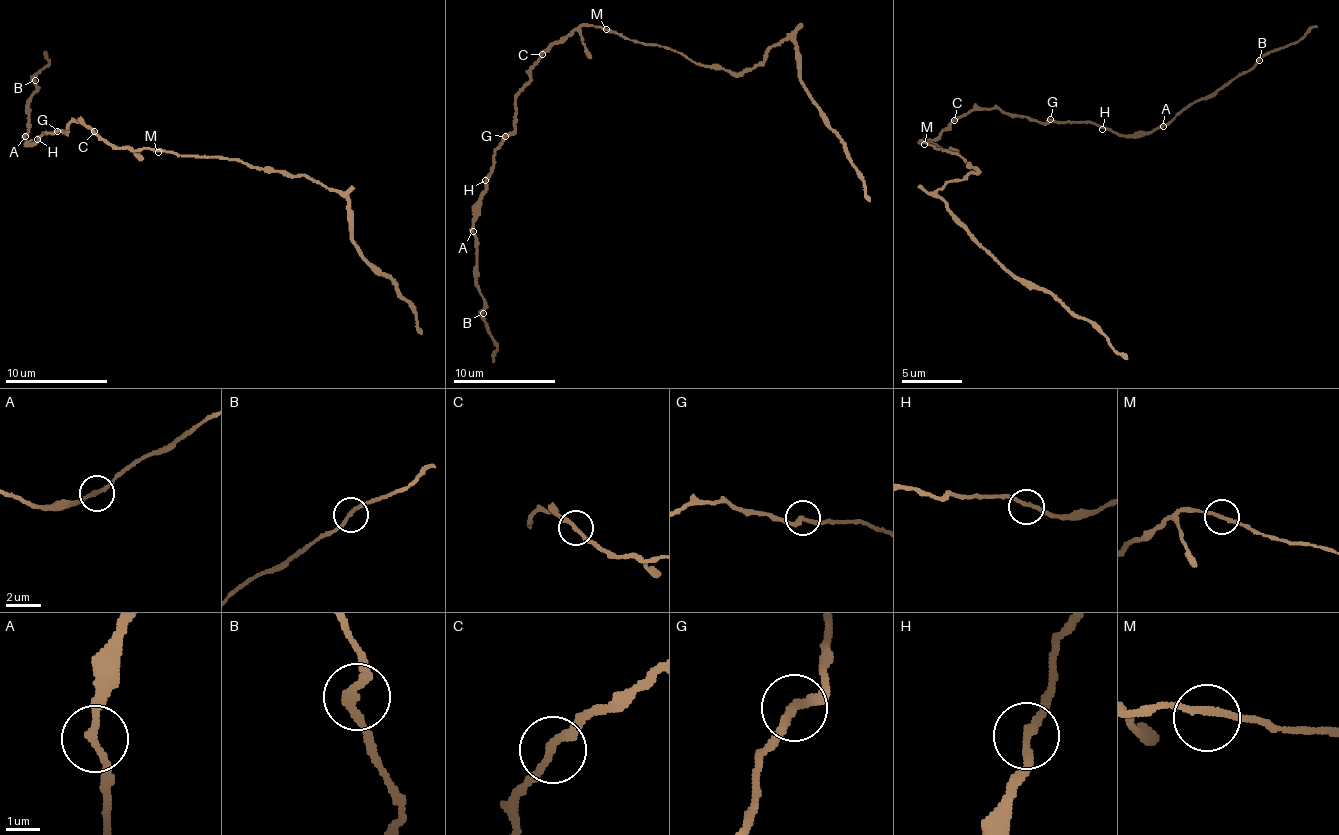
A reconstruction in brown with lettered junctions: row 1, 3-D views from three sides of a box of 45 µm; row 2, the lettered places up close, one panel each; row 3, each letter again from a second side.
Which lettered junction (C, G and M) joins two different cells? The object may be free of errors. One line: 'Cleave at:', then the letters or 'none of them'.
Cleave at: G

